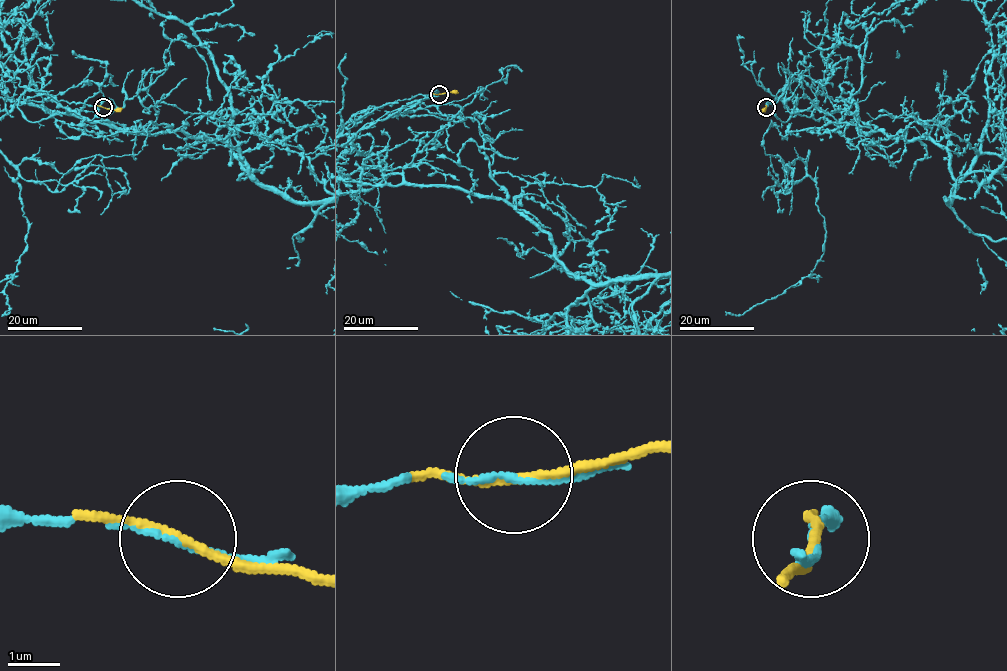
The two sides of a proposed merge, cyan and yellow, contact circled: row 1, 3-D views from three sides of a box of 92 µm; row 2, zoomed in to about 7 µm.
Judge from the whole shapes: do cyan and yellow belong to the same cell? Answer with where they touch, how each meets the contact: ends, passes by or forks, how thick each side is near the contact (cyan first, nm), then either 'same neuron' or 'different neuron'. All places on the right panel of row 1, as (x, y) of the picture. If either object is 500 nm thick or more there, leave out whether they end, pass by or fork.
at (766, 107); cyan passes by; yellow passes by; 100 nm thick on the cyan side, 150 nm on the other; different neuron

